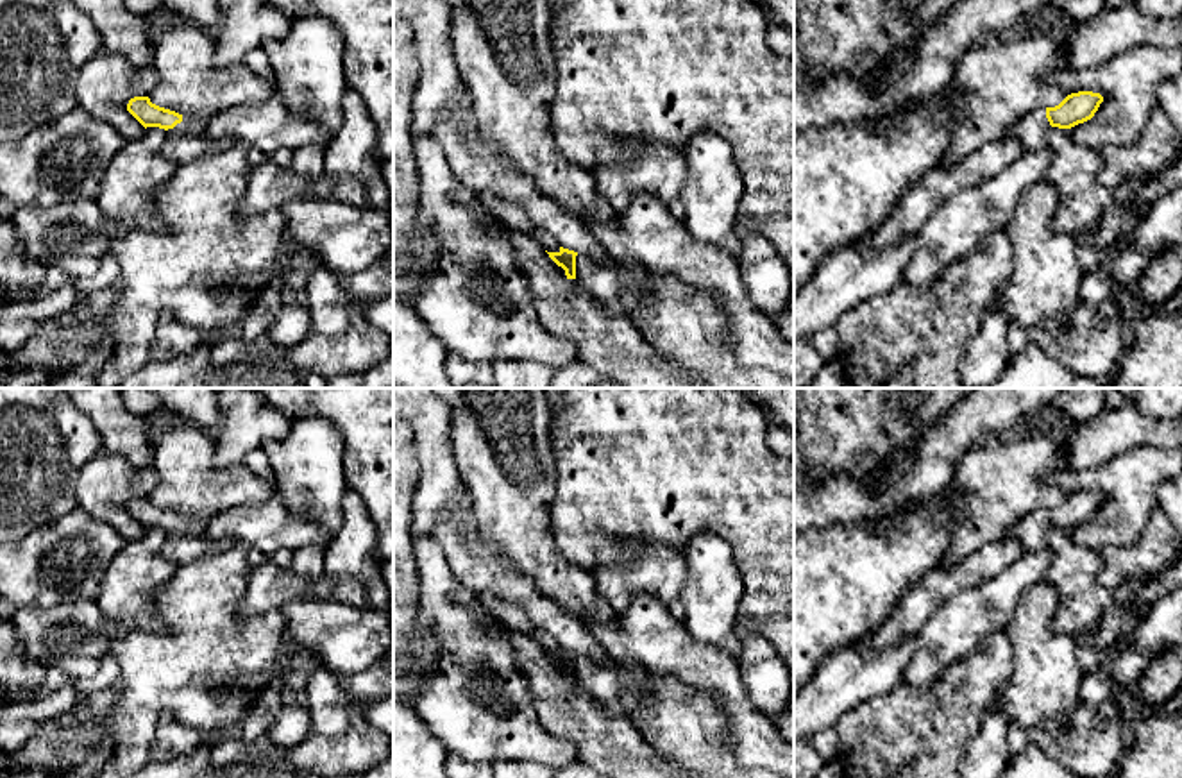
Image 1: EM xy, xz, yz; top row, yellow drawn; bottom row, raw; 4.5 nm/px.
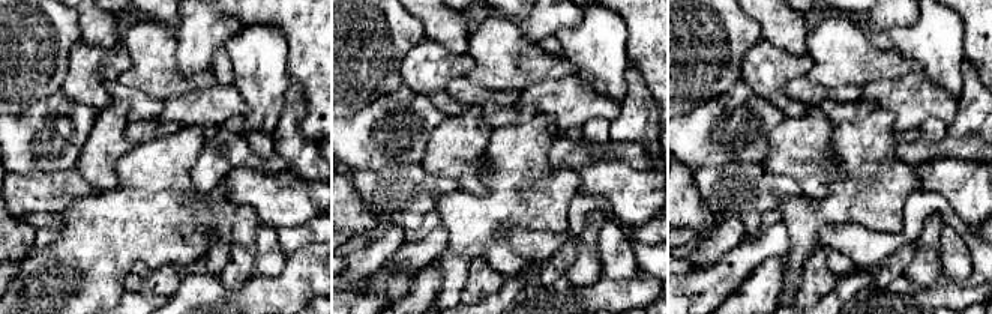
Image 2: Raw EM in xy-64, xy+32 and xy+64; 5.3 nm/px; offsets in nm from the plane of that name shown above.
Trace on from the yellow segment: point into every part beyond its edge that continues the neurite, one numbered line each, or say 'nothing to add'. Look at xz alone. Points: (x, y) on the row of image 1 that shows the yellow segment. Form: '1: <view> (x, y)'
1: xz (480, 167)

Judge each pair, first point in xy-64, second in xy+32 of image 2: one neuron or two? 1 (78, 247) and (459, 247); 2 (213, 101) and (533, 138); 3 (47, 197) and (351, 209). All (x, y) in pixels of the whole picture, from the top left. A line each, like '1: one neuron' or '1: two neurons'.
1: one neuron
2: two neurons
3: two neurons

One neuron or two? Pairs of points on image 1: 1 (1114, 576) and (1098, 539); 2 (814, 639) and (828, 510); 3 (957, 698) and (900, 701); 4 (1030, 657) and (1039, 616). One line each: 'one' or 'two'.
1: two
2: two
3: one
4: one

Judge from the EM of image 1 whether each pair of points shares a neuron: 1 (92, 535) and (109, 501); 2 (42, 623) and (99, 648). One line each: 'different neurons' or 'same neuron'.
1: different neurons
2: same neuron

